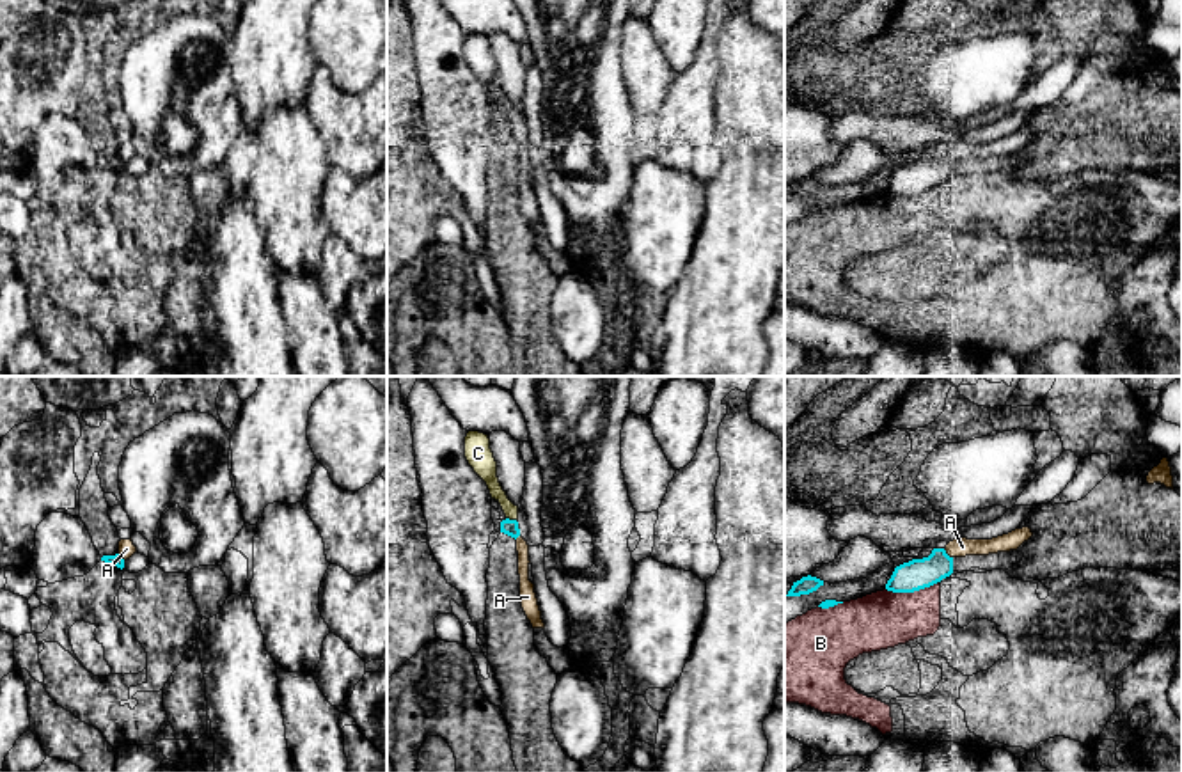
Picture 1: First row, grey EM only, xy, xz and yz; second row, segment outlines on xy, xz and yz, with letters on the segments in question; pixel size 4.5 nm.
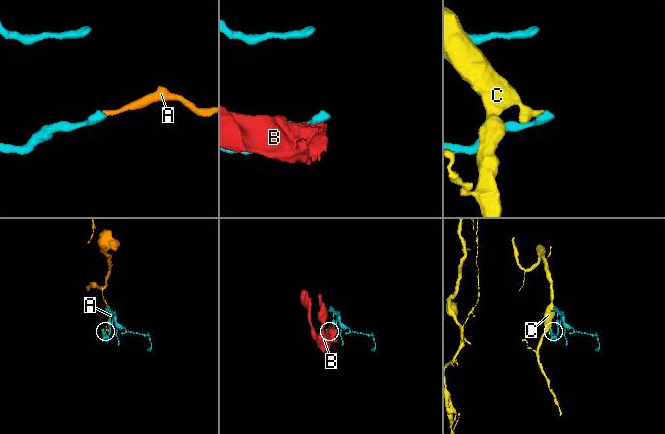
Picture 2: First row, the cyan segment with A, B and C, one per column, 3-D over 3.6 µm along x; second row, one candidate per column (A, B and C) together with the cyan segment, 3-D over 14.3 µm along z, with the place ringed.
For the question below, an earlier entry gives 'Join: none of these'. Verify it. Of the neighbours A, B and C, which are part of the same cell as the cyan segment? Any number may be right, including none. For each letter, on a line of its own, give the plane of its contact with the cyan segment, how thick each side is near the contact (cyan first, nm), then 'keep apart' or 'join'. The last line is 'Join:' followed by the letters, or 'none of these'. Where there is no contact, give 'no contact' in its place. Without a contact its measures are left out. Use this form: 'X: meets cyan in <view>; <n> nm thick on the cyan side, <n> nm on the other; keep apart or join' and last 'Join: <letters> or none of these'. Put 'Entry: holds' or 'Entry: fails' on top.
Entry: holds
A: meets cyan in yz; 140 nm thick on the cyan side, 90 nm on the other; keep apart
B: meets cyan in yz; 140 nm thick on the cyan side, 260 nm on the other; keep apart
C: meets cyan in xz; 70 nm thick on the cyan side, 80 nm on the other; keep apart
Join: none of these

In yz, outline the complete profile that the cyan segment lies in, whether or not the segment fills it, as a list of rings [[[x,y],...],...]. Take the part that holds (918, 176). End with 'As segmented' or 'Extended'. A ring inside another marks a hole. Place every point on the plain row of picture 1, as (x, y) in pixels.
[[[934,151],[928,160],[912,161],[894,170],[886,186],[893,195],[914,195],[930,190],[953,176],[953,160],[944,151]]]. As segmented

